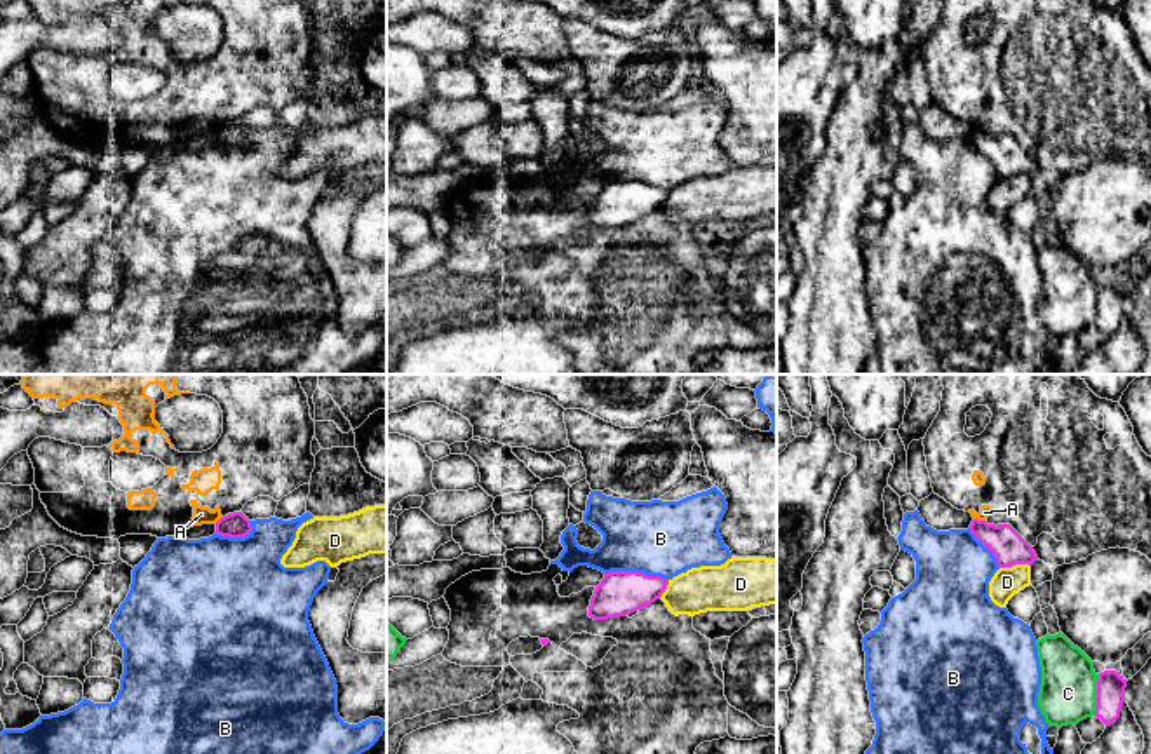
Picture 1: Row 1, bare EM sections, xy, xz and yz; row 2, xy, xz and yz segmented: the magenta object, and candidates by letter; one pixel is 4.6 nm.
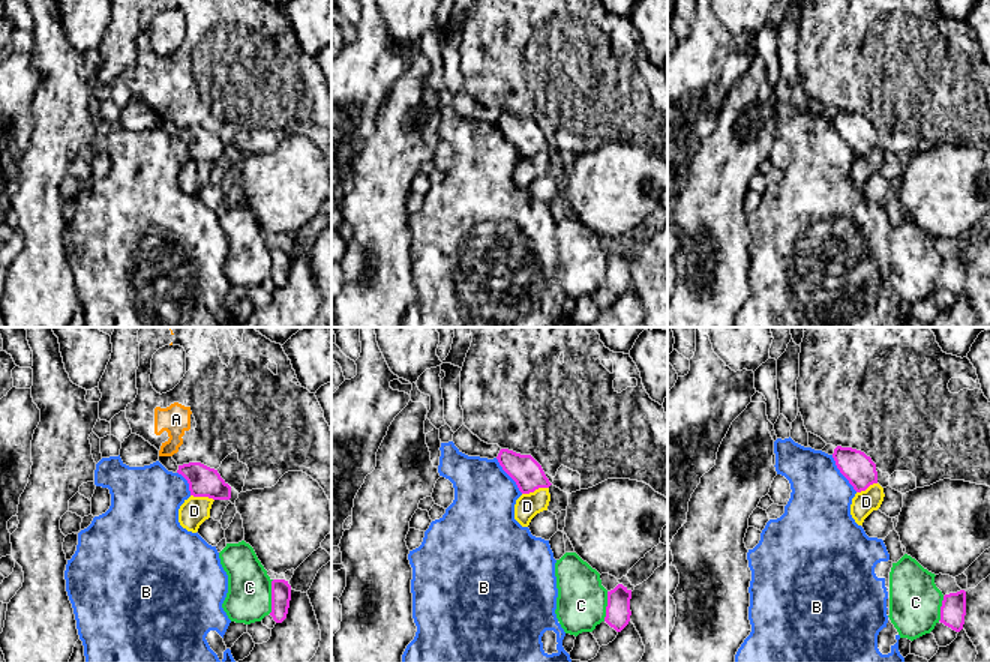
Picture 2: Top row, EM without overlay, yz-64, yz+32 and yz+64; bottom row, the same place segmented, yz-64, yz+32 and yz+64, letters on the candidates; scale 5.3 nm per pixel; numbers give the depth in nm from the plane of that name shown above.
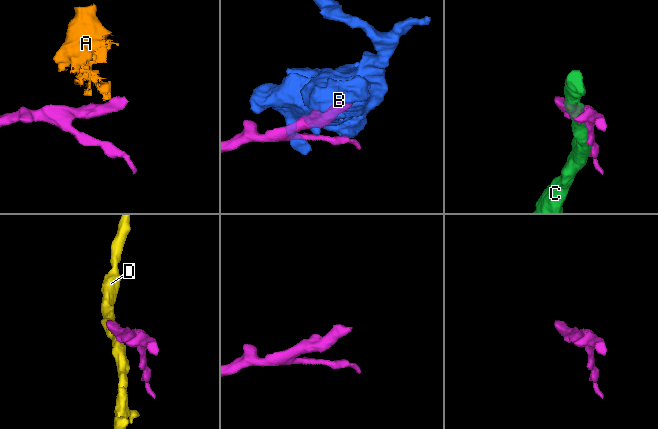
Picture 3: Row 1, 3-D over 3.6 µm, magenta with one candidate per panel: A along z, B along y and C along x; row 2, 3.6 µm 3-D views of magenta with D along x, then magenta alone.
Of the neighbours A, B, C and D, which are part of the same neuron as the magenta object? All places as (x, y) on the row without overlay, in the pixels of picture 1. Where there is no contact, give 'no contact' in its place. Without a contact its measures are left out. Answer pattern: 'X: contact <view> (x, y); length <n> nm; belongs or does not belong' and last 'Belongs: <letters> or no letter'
A: contact yz (977, 129); length 60 nm; does not belong
B: contact xz (636, 181); length 300 nm; does not belong
C: contact yz (1097, 305); length 190 nm; does not belong
D: contact yz (1014, 175); length 140 nm; does not belong
Belongs: no letter

